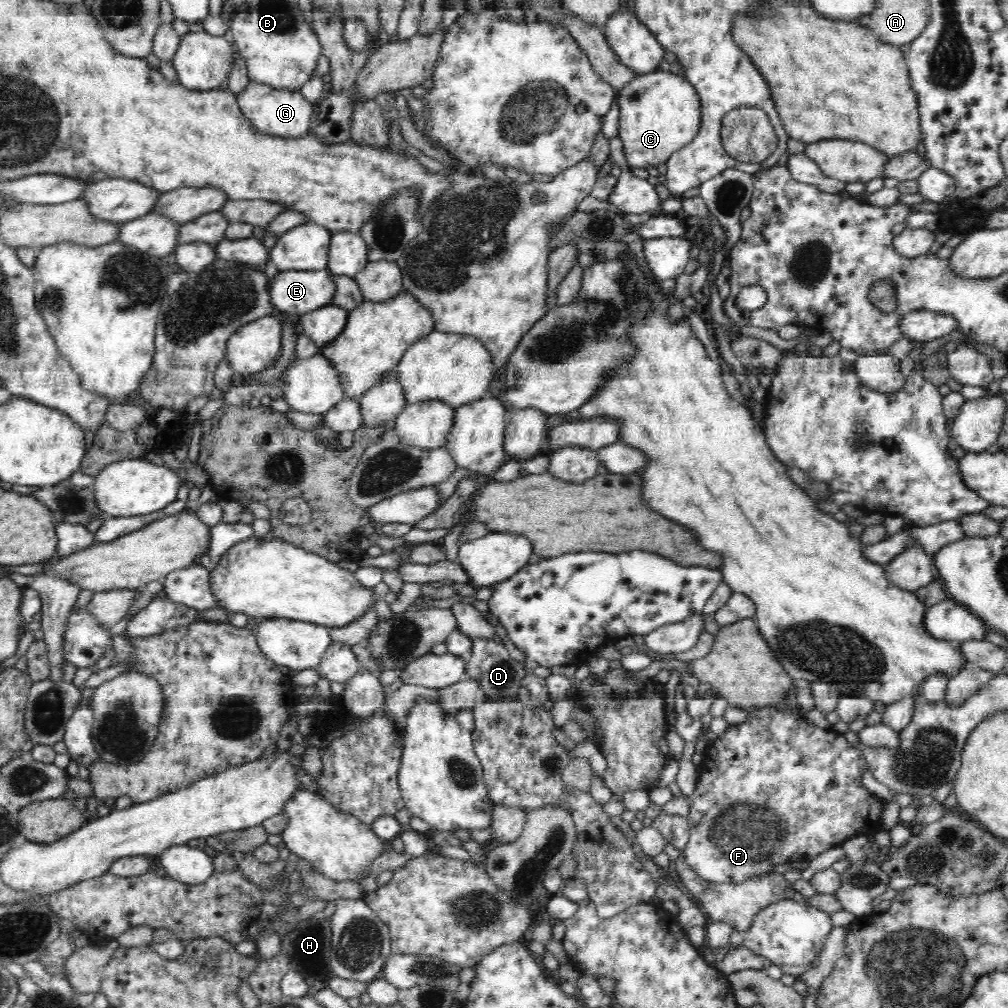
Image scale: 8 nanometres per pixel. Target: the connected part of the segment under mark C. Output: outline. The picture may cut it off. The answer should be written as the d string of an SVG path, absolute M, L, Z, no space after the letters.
M656 70L643 75L636 75L626 87L618 91L619 129L618 138L622 141L624 156L629 168L648 170L652 166L667 162L669 156L677 149L690 144L699 133L701 126L702 104L699 93L694 85L682 75L675 75L670 71Z

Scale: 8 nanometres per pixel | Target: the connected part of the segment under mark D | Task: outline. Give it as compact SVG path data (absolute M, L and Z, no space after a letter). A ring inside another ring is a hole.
M475 638L470 651L470 660L465 663L464 676L460 680L472 679L477 682L483 700L502 702L502 700L516 700L521 680L528 670L524 664L512 659L503 643L496 643L486 638Z

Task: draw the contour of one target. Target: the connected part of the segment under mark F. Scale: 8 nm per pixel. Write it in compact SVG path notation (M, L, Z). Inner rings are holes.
M781 701L777 705L768 705L760 710L752 710L750 712L750 720L744 724L734 724L726 730L726 734L722 738L718 738L716 742L712 742L710 750L703 756L703 762L699 768L699 780L696 791L692 797L688 799L688 822L690 825L690 836L688 844L682 849L685 862L692 867L700 878L712 881L714 883L742 883L748 878L754 876L768 875L772 872L774 864L786 864L793 861L806 861L806 858L812 858L840 842L844 842L850 836L860 836L860 834L876 834L880 832L880 816L882 816L882 802L878 798L874 798L864 786L862 786L862 772L869 770L868 762L864 759L860 750L852 748L845 736L833 732L826 732L819 726L808 722L807 718L800 713L800 705L797 701L786 703Z

